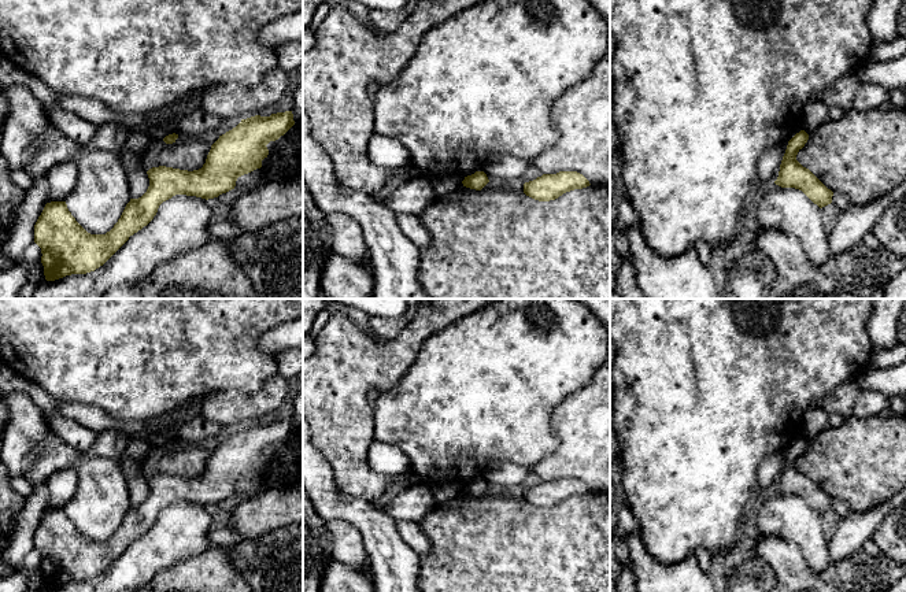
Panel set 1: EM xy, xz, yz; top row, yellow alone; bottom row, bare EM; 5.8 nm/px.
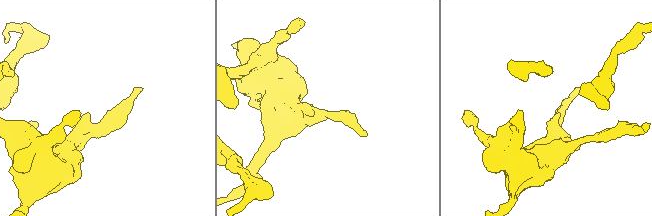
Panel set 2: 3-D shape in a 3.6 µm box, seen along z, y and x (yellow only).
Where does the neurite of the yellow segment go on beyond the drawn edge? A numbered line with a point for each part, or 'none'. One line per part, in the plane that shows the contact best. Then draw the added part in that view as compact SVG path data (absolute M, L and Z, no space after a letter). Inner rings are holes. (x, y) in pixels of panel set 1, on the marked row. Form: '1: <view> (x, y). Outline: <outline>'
none

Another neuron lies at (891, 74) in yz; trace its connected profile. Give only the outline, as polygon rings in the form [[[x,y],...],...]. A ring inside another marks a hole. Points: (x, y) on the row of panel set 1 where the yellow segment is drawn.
[[[906,53],[891,62],[876,62],[869,58],[857,71],[861,84],[879,84],[888,90],[906,86]]]

